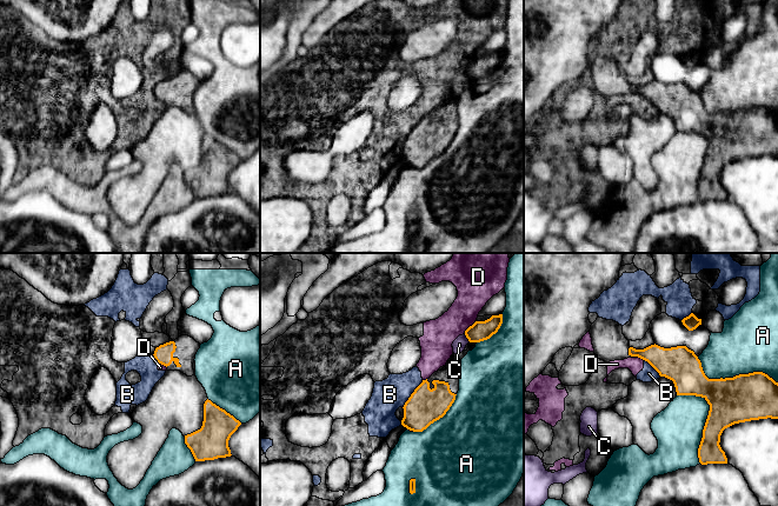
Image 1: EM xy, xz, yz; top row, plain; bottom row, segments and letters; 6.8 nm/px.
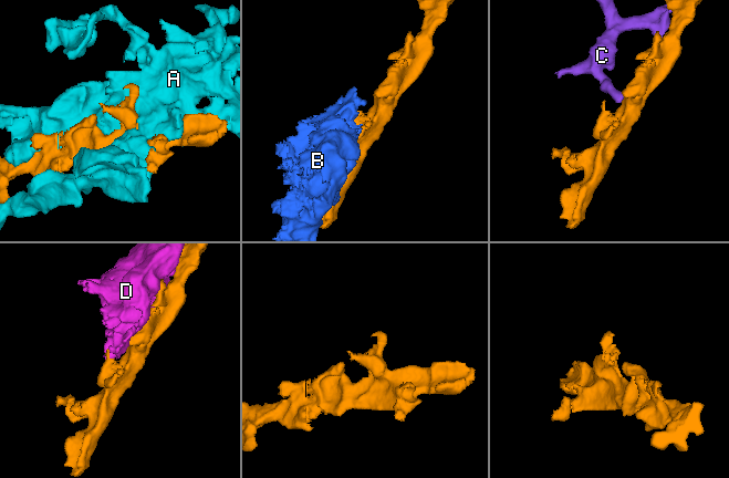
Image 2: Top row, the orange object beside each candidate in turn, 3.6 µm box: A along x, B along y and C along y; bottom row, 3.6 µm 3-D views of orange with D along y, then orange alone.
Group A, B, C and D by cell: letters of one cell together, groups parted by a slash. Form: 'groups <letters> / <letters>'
groups A / B D / C

